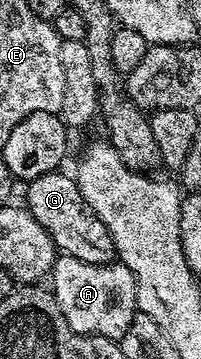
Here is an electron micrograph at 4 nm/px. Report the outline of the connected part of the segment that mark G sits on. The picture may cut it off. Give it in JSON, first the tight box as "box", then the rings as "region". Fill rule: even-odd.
{"box":[24,172,116,265],"region":[[[63,172],[45,174],[32,179],[25,187],[24,205],[36,220],[40,220],[40,228],[52,236],[55,247],[63,255],[76,257],[87,264],[108,265],[115,261],[116,255],[112,236],[108,228],[104,228],[104,220],[92,212],[88,200],[80,192],[77,181]]]}

